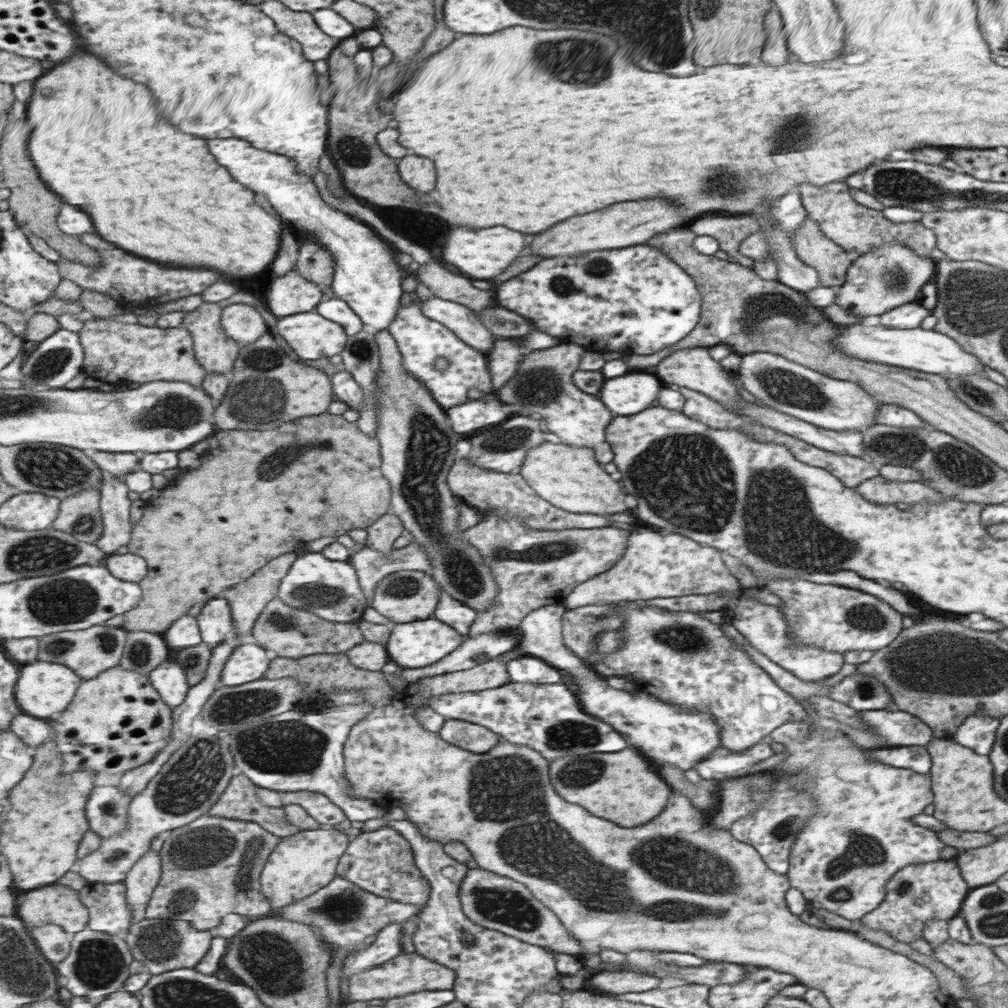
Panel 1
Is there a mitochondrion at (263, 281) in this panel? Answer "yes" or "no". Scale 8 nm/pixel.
no

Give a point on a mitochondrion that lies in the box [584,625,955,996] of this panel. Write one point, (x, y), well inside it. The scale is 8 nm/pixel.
(673, 862)

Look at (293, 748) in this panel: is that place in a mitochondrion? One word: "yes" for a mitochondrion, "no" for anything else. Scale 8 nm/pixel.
yes

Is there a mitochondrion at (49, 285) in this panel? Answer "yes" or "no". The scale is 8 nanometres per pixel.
no

